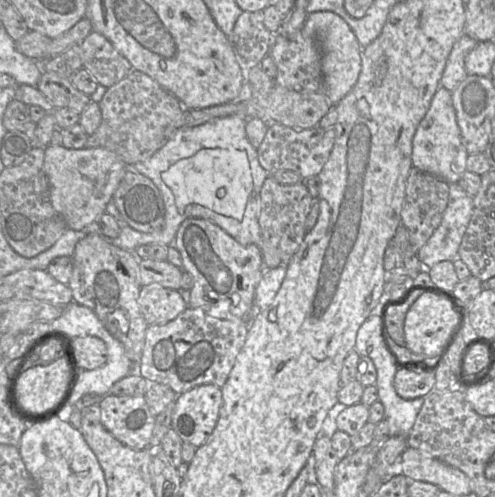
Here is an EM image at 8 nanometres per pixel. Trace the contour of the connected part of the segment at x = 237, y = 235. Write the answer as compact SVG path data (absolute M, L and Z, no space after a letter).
M256 194L254 199L247 205L247 211L241 219L235 219L219 214L215 211L207 211L194 205L188 205L183 214L184 218L202 218L210 220L232 238L242 245L255 244L259 247L261 241L261 227L259 223L259 199L260 194Z

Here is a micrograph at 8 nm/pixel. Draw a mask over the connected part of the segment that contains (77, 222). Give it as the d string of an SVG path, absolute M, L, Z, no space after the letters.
M48 145L45 149L44 171L50 185L51 203L65 219L68 229L83 230L107 208L129 166L106 148L68 149Z

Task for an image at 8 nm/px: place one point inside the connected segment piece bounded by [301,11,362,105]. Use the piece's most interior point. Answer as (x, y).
(340, 50)

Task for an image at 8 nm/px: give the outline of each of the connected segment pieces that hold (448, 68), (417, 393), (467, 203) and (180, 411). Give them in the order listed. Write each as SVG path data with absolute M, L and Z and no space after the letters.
M463 34L453 45L443 70L440 85L454 91L468 75L465 67L466 55L479 43Z
M399 368L394 378L396 393L403 399L424 397L435 389L435 371Z
M458 182L449 184L448 205L441 223L417 252L424 267L459 259L458 250L473 213L473 197Z
M213 384L196 386L178 395L171 429L183 442L201 446L217 424L222 402L221 387Z

